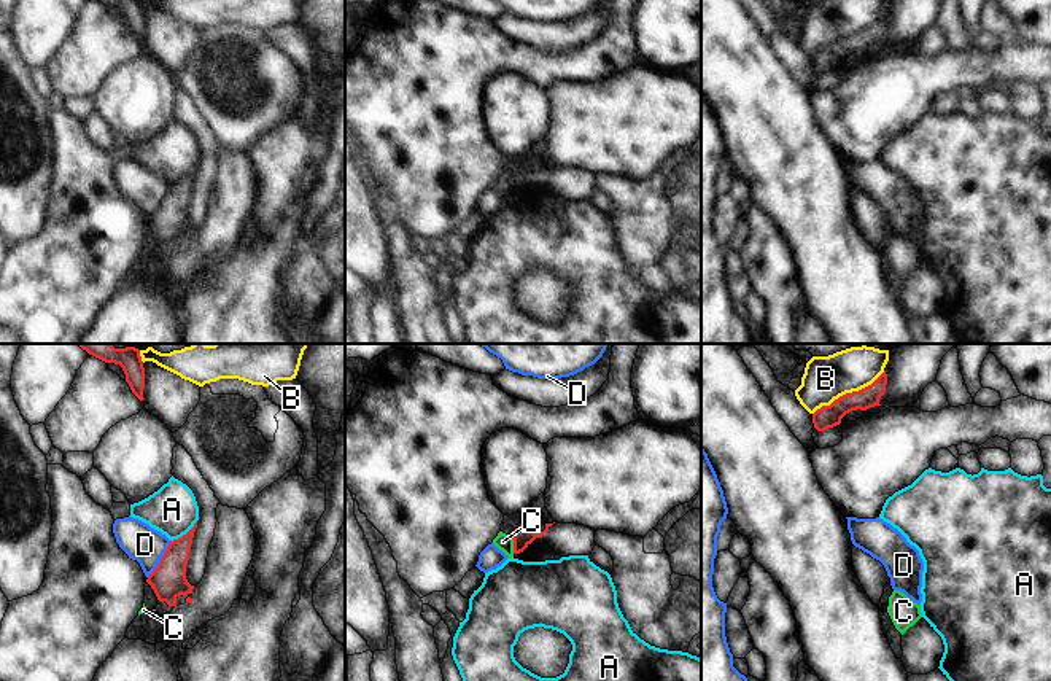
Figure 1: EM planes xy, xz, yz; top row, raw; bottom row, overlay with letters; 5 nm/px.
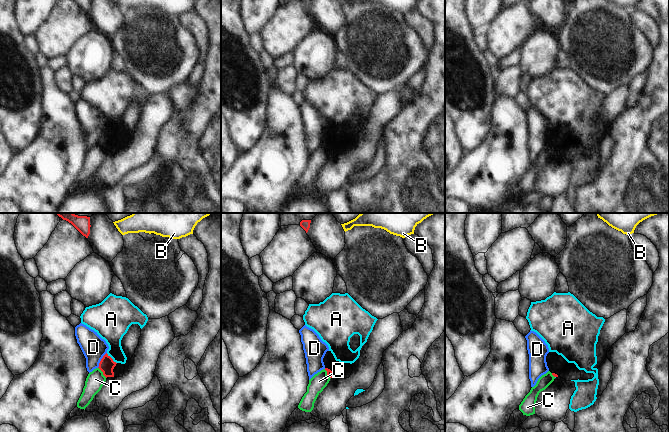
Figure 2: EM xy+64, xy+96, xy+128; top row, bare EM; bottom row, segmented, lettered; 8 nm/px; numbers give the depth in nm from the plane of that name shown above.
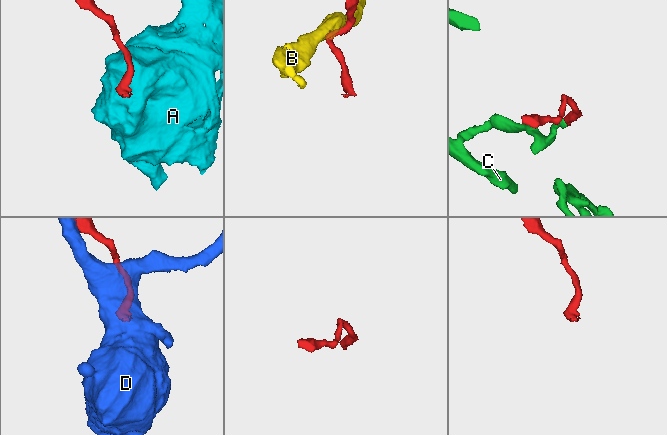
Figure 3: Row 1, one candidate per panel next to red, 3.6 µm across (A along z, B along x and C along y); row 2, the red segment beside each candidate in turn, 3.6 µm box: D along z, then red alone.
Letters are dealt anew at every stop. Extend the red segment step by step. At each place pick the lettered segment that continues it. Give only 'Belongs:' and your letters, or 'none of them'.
Belongs: none of them

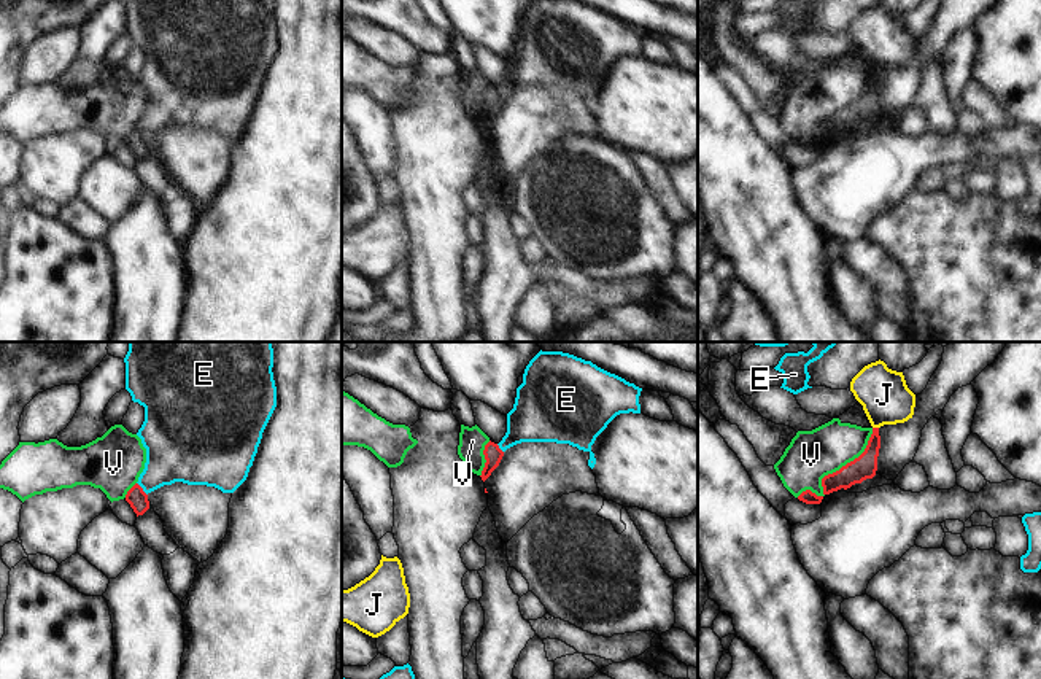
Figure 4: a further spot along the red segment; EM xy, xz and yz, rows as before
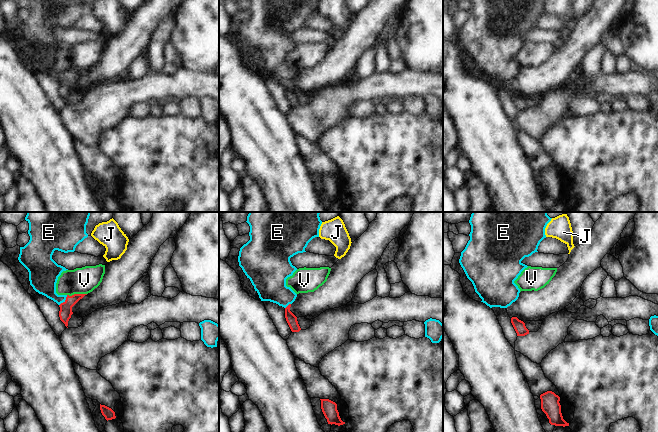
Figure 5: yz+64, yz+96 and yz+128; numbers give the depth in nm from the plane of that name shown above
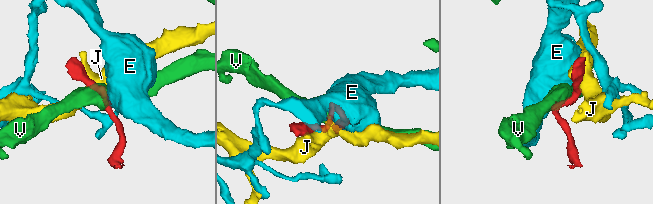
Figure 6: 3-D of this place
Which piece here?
Belongs: E

